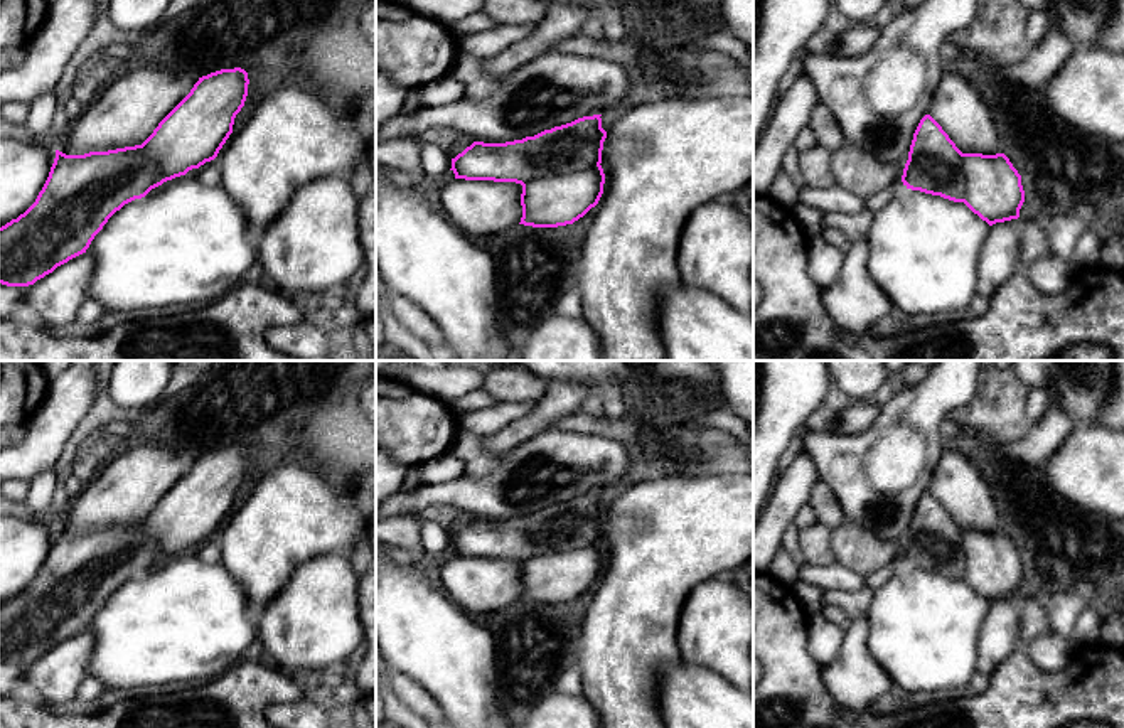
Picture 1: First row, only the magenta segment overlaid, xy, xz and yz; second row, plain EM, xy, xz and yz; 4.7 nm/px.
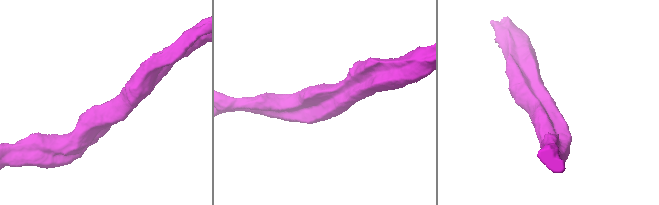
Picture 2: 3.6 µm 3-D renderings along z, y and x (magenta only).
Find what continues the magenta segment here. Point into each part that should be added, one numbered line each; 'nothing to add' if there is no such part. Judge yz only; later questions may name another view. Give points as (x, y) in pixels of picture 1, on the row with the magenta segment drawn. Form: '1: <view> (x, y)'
1: yz (961, 112)

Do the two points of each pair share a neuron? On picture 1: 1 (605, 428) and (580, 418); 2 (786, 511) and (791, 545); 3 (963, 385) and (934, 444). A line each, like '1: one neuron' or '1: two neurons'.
1: one neuron
2: two neurons
3: one neuron

